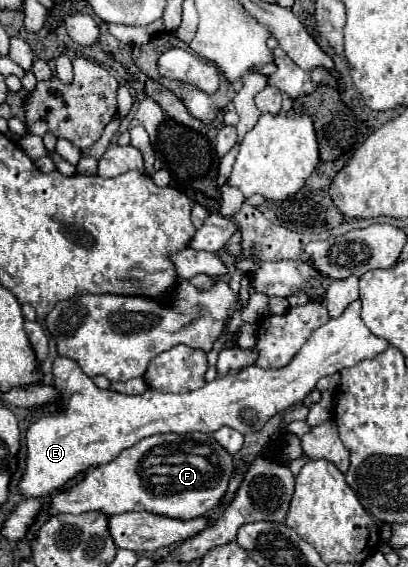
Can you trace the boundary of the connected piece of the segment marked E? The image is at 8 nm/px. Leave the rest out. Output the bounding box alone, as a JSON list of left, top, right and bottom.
[19,300,389,498]

